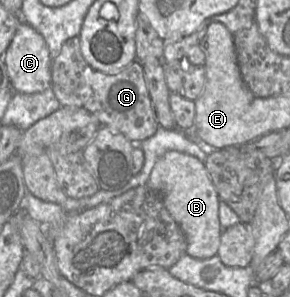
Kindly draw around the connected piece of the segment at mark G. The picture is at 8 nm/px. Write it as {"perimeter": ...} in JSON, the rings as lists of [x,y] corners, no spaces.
{"perimeter":[[[79,36],[68,39],[53,60],[51,87],[61,106],[86,109],[98,118],[101,126],[123,134],[133,145],[139,145],[158,130],[141,62],[135,60],[114,73],[97,71],[84,59]]]}

